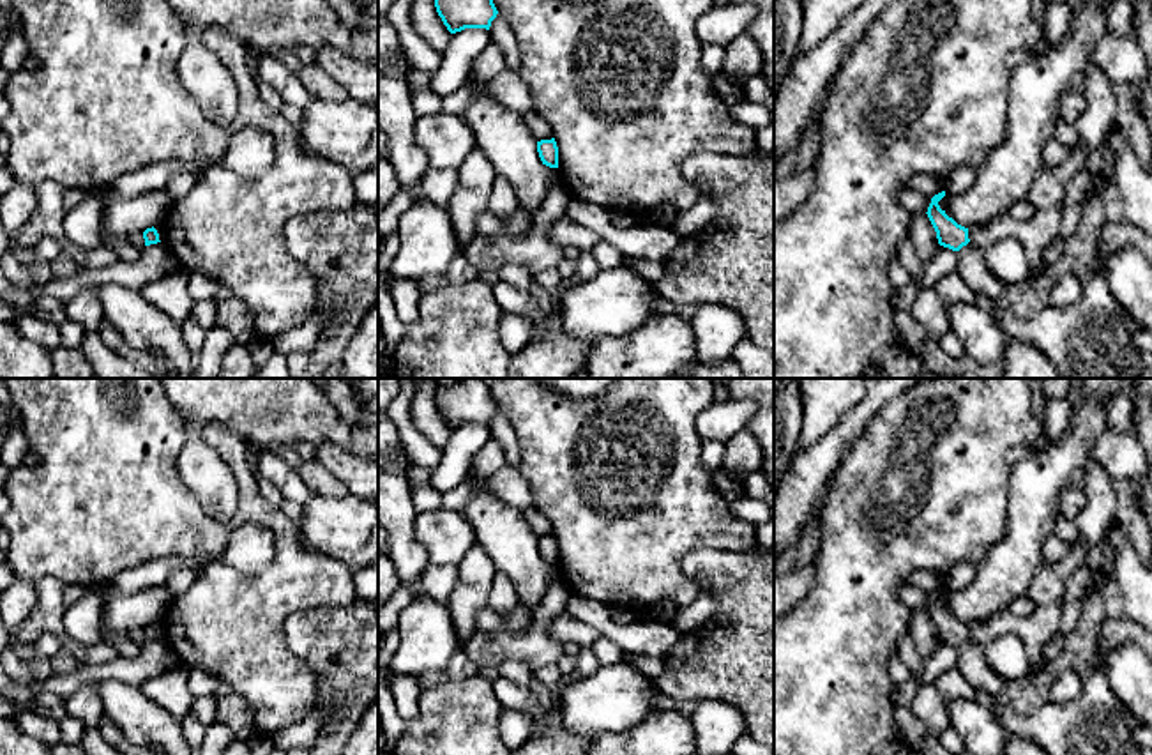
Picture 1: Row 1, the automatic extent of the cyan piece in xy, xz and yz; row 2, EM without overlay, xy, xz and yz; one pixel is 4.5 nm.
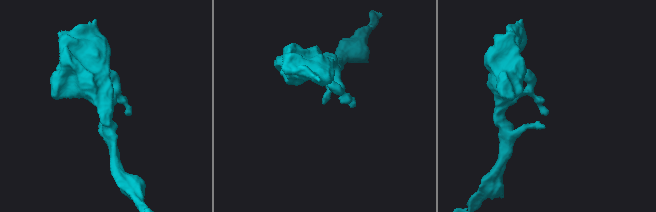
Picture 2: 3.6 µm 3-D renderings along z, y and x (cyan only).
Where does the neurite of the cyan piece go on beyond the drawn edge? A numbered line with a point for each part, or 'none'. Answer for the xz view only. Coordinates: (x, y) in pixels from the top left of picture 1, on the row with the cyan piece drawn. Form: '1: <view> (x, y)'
none

